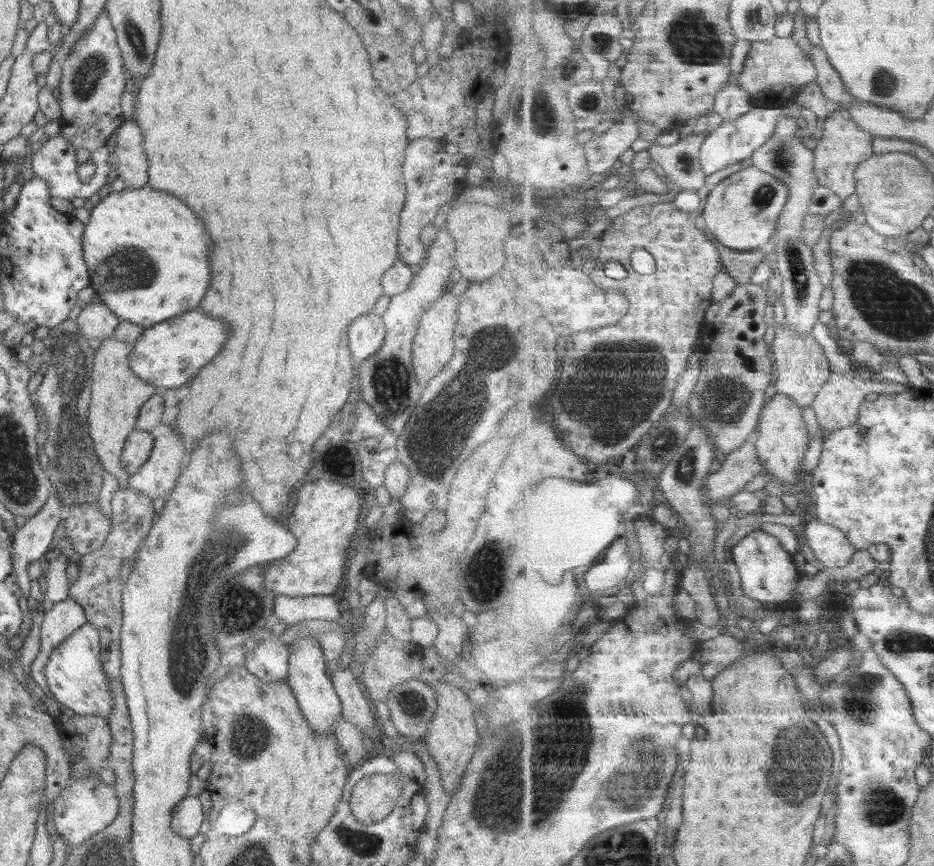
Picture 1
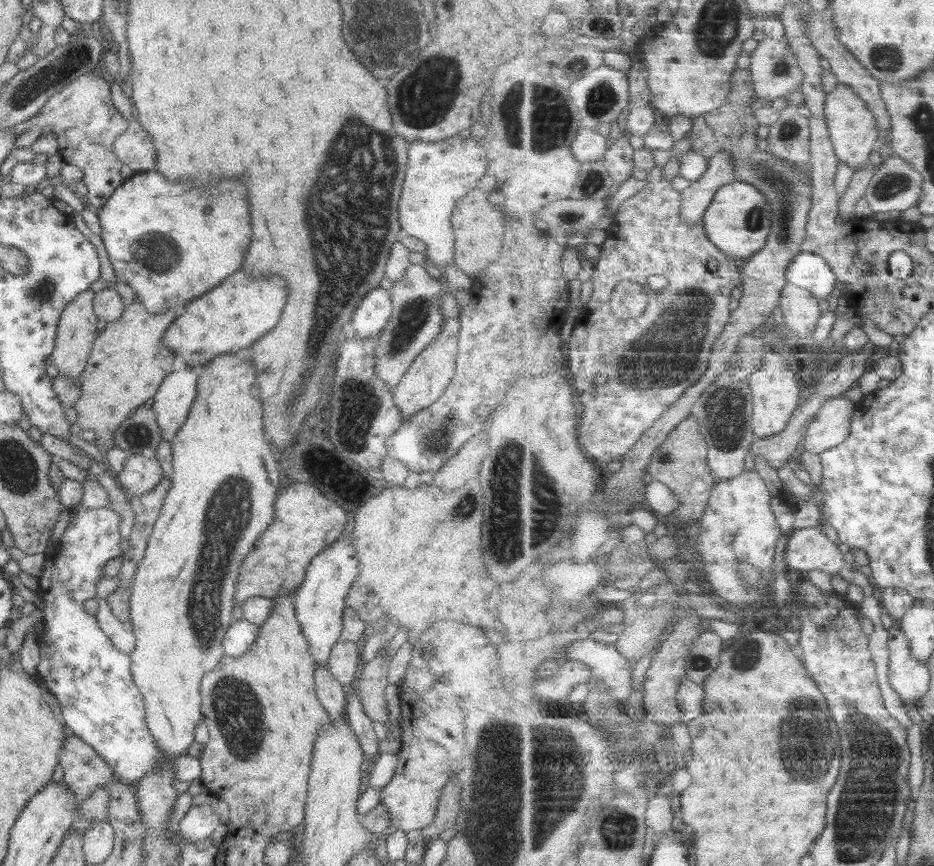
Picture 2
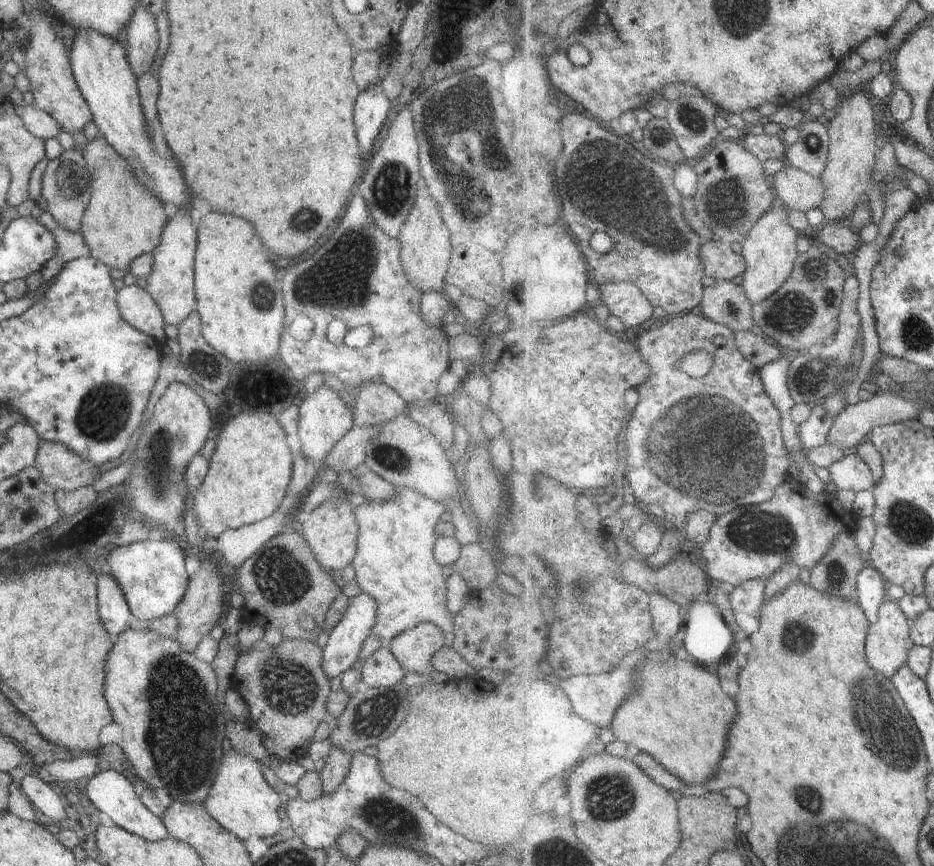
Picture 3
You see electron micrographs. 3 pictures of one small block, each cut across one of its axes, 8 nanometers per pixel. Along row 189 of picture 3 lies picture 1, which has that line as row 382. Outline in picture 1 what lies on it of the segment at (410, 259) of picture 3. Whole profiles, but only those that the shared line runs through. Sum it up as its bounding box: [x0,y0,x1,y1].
[412,285,458,387]

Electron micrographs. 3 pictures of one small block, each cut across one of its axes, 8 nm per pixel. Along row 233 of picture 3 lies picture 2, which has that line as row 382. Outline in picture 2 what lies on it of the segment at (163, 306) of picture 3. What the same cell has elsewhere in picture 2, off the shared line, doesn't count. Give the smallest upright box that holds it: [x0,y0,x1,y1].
[152,366,197,442]

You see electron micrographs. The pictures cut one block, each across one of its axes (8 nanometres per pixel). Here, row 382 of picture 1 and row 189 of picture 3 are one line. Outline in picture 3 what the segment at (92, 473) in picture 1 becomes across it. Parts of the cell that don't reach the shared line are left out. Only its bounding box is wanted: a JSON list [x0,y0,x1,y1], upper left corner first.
[41,148,92,233]

